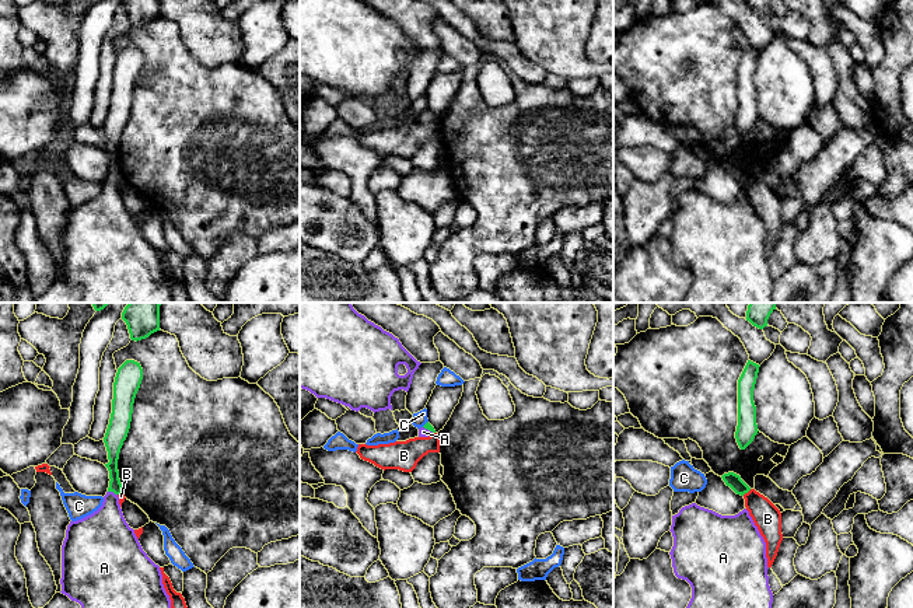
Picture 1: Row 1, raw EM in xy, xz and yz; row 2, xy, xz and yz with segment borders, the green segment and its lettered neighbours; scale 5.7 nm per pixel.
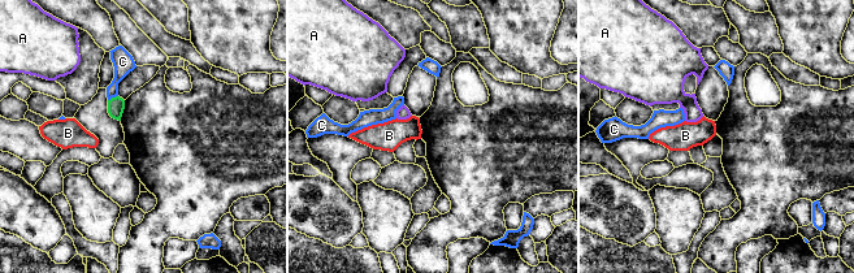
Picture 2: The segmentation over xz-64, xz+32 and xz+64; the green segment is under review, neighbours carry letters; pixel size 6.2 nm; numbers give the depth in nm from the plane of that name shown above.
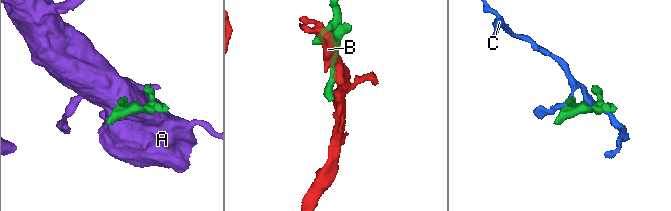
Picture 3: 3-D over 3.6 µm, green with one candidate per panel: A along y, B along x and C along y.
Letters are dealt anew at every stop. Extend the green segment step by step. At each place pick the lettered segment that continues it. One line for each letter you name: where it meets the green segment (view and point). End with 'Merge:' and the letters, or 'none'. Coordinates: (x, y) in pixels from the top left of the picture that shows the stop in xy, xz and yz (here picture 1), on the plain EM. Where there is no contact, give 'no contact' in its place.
A: contact xy (112, 177)
Merge: A

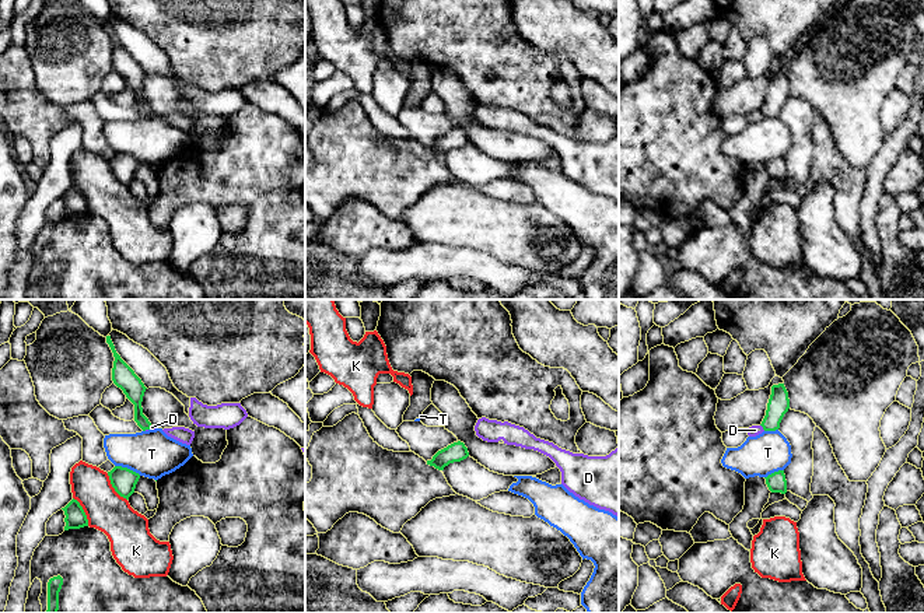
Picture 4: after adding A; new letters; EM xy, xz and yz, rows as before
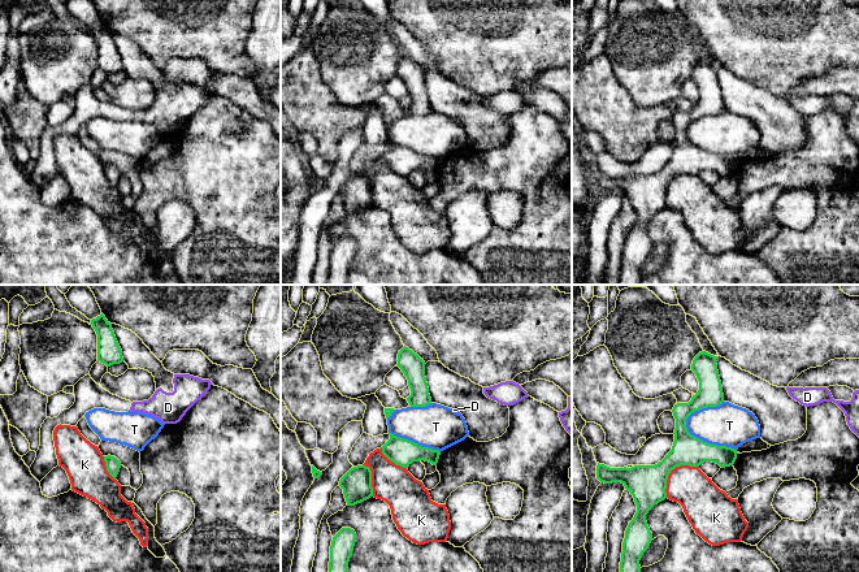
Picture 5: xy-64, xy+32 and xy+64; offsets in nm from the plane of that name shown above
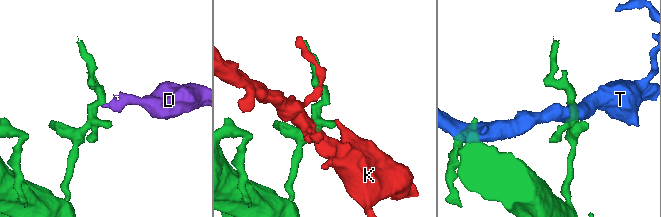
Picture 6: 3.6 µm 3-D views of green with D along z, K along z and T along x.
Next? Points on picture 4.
Merge: none

